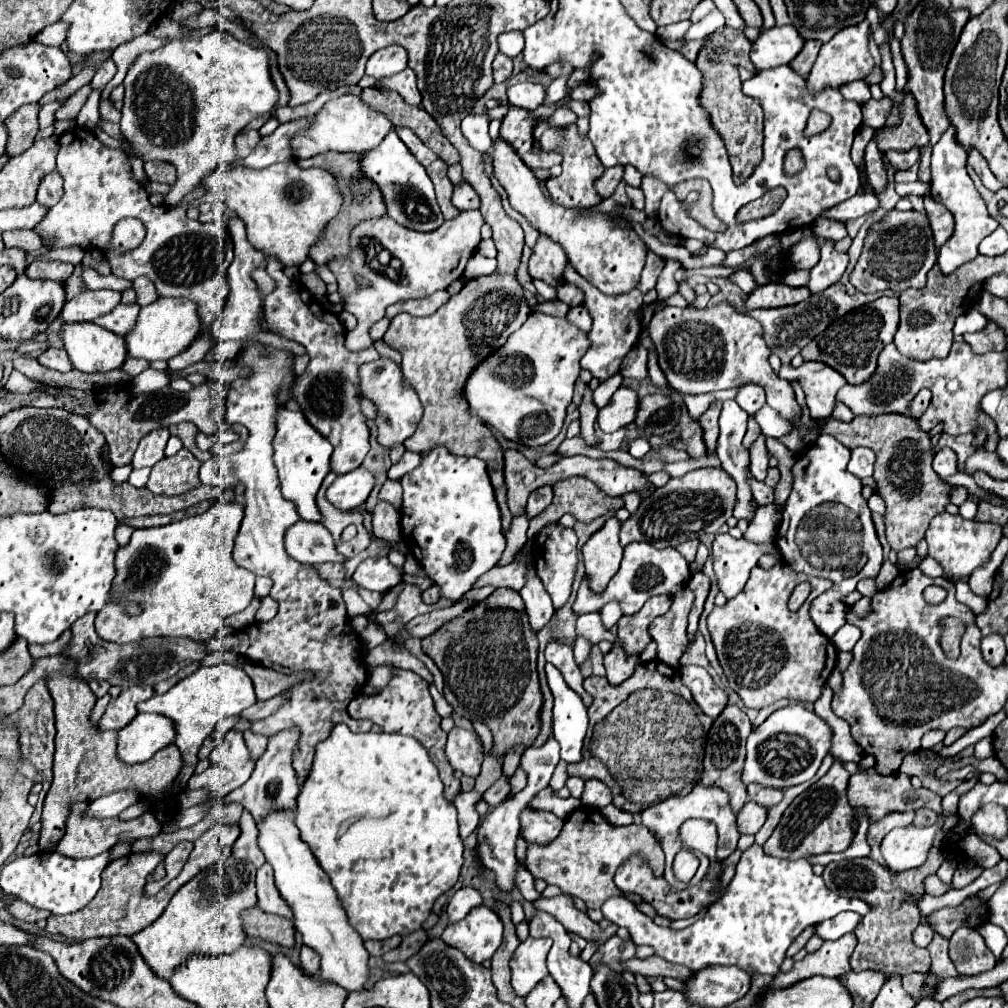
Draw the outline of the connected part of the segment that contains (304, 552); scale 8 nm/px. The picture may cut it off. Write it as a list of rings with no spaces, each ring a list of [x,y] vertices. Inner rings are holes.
[[[298,520],[290,532],[286,532],[286,552],[304,564],[344,562],[344,556],[336,552],[332,534],[322,524],[310,524]]]

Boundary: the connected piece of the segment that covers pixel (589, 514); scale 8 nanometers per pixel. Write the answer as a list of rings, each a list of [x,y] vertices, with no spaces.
[[[572,476],[572,478],[566,478],[558,484],[552,486],[554,490],[554,500],[550,504],[550,508],[546,508],[546,512],[542,512],[542,516],[536,516],[532,522],[530,522],[530,528],[528,528],[528,538],[532,540],[544,526],[552,524],[552,522],[558,522],[564,514],[572,514],[578,522],[592,522],[594,518],[598,516],[612,516],[616,510],[620,510],[624,506],[624,500],[622,498],[610,498],[608,494],[604,494],[592,480],[588,478],[580,478],[580,476]]]

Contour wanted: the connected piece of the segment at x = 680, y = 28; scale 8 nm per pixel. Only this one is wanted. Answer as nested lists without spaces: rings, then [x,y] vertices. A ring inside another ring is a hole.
[[[685,20],[668,25],[667,27],[658,27],[655,34],[661,40],[680,40],[691,25],[690,20]]]

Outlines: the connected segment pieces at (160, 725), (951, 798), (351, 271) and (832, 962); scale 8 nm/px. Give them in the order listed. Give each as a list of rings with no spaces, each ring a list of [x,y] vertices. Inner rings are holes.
[[[138,714],[118,732],[118,756],[126,764],[150,760],[158,750],[174,744],[176,728],[162,714]]]
[[[962,784],[960,788],[956,788],[954,792],[950,792],[950,794],[942,800],[944,816],[948,816],[948,814],[954,814],[954,812],[956,812],[956,808],[958,808],[958,800],[960,800],[960,796],[962,796],[966,790],[968,790],[968,784]]]
[[[478,210],[460,212],[456,218],[446,220],[434,232],[414,232],[390,218],[378,218],[370,222],[358,224],[352,232],[352,252],[346,260],[332,260],[330,270],[338,278],[338,292],[342,300],[346,300],[346,310],[356,316],[358,324],[346,336],[346,346],[354,352],[372,346],[368,330],[380,318],[384,318],[384,310],[390,304],[402,300],[420,300],[430,296],[436,290],[446,290],[454,280],[458,280],[464,272],[464,266],[476,246],[480,244],[480,228],[484,218]],[[388,250],[390,262],[380,264],[378,254]],[[360,274],[372,282],[370,288],[358,288],[354,276]]]
[[[846,934],[834,942],[824,942],[818,952],[808,954],[800,962],[794,962],[790,972],[778,972],[774,976],[774,980],[770,982],[768,990],[788,988],[800,980],[806,980],[806,978],[812,978],[818,974],[828,976],[828,978],[840,978],[846,972],[850,972],[848,958],[854,948],[856,948],[854,934]]]

